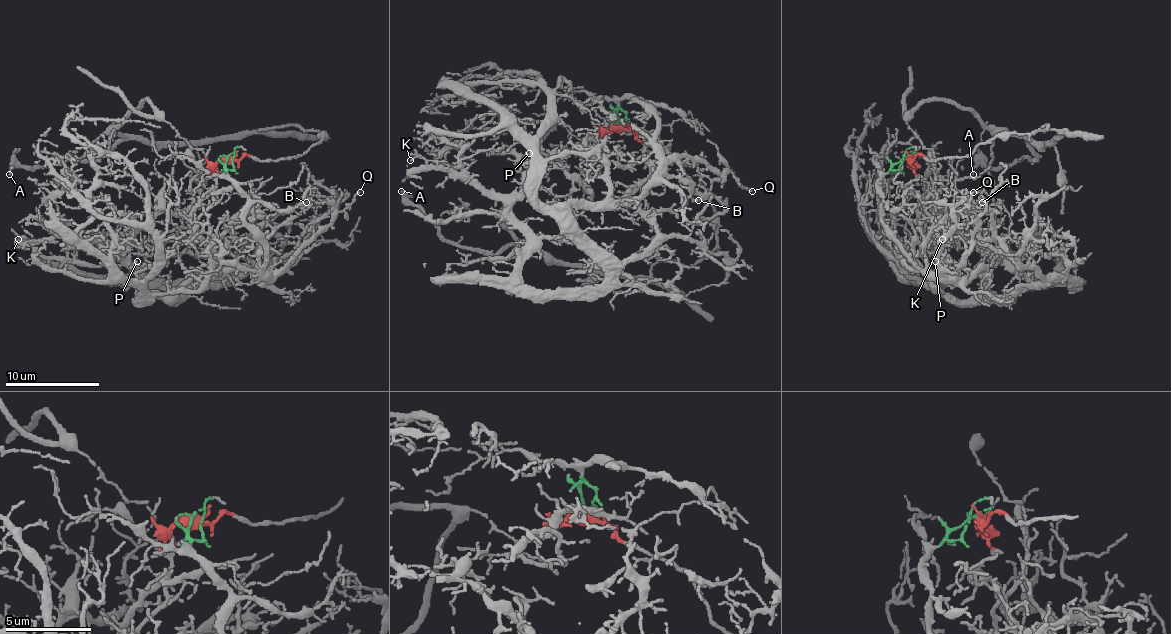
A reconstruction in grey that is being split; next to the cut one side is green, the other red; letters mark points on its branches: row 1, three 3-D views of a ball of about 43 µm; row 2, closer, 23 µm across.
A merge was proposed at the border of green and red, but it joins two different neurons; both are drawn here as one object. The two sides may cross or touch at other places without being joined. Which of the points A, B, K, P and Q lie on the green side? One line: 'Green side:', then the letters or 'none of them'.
Green side: B, K, P, Q

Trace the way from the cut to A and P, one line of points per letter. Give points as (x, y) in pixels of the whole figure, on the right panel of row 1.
A: (908, 157), (964, 157), (1004, 134), (1048, 124), (1058, 131), (1051, 141), (1027, 138), (1032, 160), (973, 174)
P: (908, 155), (879, 183), (882, 225), (917, 270), (903, 263), (922, 270), (940, 293), (945, 272), (936, 260)

